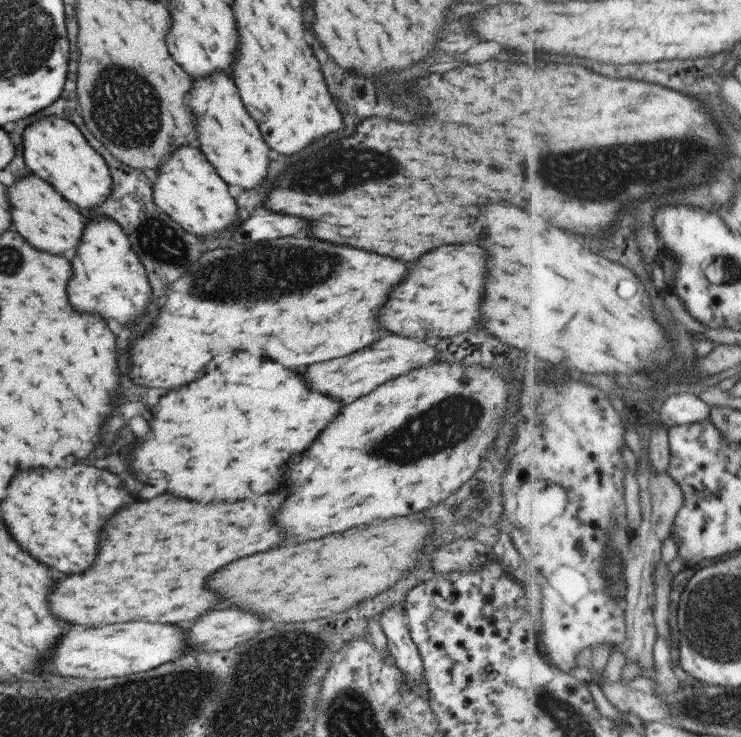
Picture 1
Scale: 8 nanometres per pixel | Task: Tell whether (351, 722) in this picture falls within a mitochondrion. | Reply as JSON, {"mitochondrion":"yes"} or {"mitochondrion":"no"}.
{"mitochondrion":"yes"}

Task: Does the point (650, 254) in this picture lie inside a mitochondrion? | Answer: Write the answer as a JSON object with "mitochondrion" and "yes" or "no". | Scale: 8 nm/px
{"mitochondrion":"no"}

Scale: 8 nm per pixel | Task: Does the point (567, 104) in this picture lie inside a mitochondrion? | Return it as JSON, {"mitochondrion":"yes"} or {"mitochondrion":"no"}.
{"mitochondrion":"no"}

